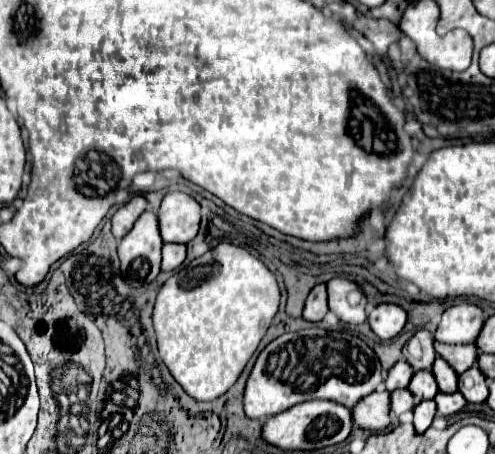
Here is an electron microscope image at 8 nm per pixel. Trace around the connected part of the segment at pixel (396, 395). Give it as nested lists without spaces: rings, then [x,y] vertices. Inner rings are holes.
[[[396,389],[390,393],[390,415],[392,415],[392,419],[410,411],[412,405],[414,405],[414,397],[408,393],[408,389]]]

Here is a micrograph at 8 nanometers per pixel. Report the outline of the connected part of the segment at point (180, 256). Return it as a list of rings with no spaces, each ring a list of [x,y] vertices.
[[[166,243],[162,247],[162,271],[174,271],[186,257],[186,245]]]

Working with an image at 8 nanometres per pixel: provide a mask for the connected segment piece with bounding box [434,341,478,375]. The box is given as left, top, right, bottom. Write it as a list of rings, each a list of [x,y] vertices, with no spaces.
[[[434,343],[434,349],[436,349],[436,355],[446,359],[448,365],[460,375],[464,373],[466,369],[470,369],[478,357],[478,349],[474,343],[468,343],[468,345],[444,345],[444,343]]]

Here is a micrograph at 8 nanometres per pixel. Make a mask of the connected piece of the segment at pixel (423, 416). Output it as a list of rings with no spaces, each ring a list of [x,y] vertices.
[[[422,401],[414,407],[414,427],[416,433],[424,433],[428,429],[428,425],[432,423],[436,415],[436,403],[434,401]]]

